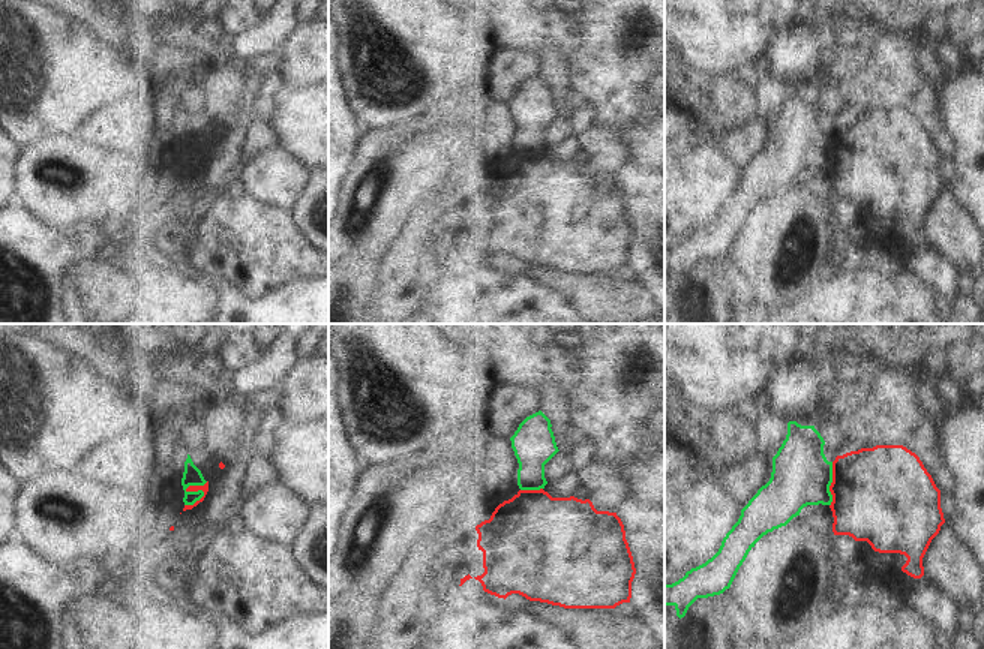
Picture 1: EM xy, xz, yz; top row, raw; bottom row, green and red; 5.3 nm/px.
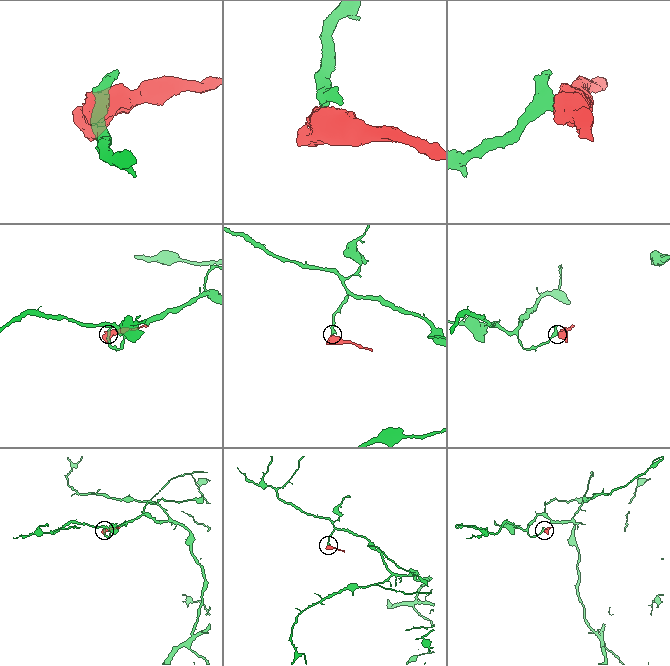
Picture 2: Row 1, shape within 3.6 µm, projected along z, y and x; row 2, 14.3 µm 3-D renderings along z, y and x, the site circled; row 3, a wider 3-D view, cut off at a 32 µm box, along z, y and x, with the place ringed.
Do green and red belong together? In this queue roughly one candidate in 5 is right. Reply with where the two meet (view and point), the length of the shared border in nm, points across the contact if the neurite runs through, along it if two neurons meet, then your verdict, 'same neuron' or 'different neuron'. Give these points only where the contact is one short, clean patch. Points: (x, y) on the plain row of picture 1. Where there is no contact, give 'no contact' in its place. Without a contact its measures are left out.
contact xy (195, 156); length 180 nm; border xy (207, 146), (186, 153), (201, 155), (203, 159), (185, 170); different neuron

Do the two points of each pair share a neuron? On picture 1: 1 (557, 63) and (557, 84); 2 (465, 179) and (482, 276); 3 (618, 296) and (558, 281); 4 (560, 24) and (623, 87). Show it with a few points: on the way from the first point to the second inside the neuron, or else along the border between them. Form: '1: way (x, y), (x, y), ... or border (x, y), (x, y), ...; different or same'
1: way (557, 68), (557, 80); same
2: border (477, 213), (473, 218), (468, 237); different
3: way (603, 296), (573, 285); same
4: border (570, 15), (579, 48), (569, 60); different

